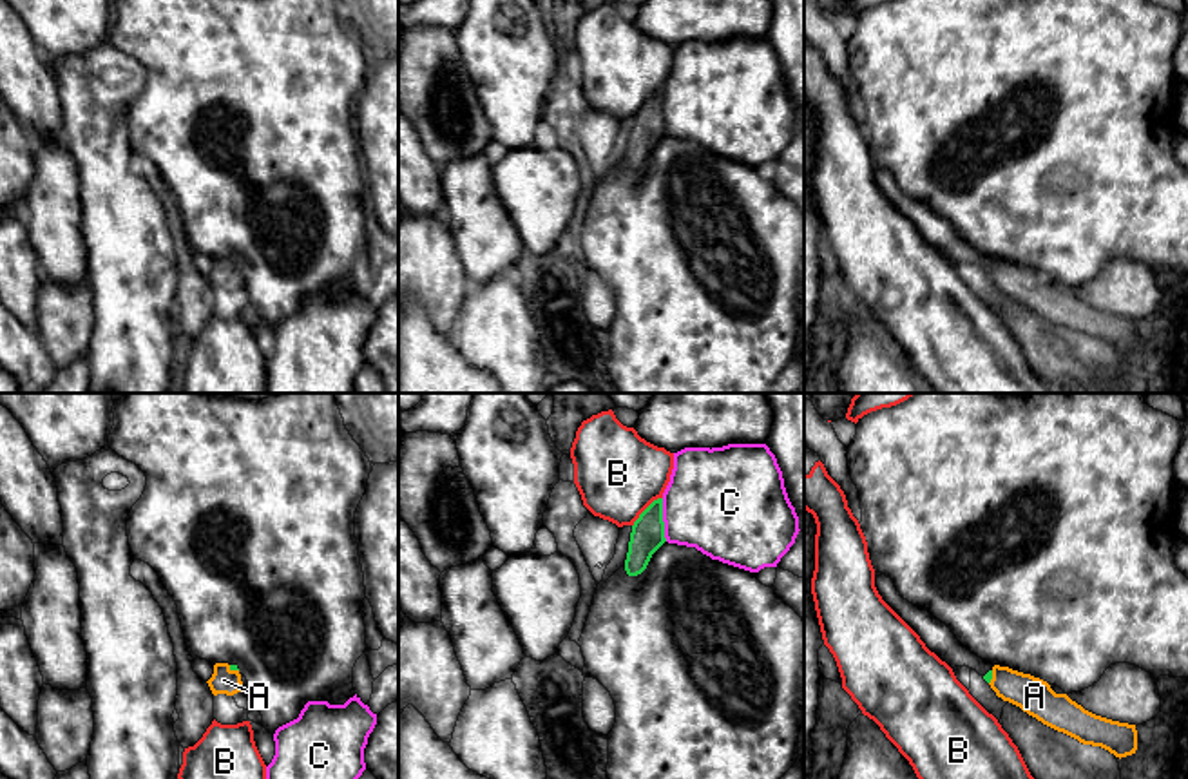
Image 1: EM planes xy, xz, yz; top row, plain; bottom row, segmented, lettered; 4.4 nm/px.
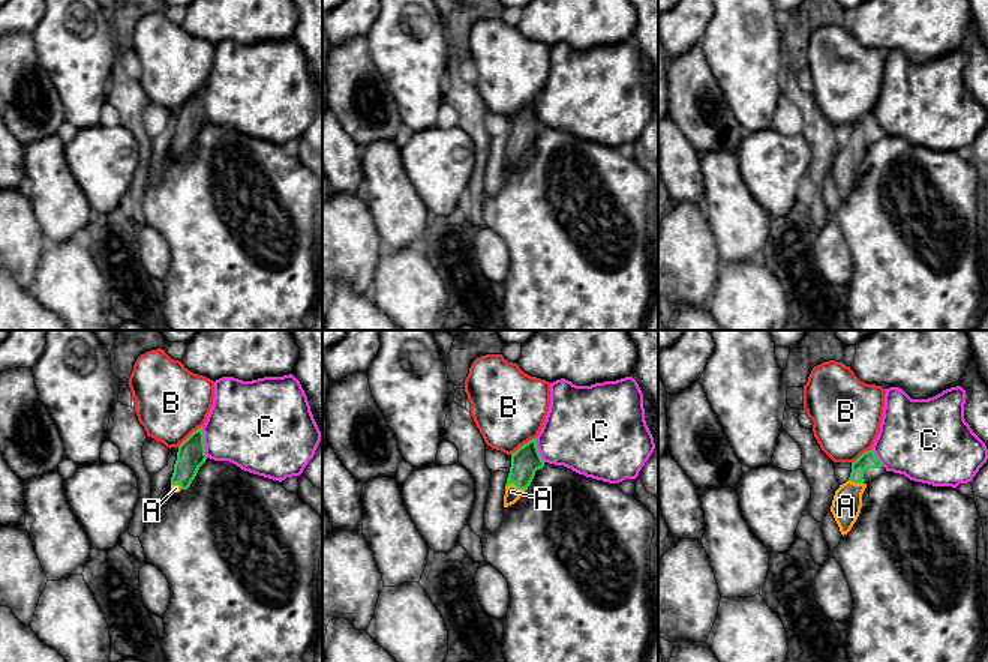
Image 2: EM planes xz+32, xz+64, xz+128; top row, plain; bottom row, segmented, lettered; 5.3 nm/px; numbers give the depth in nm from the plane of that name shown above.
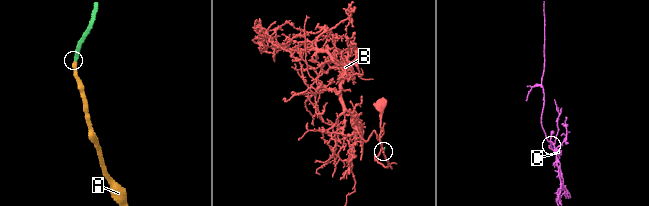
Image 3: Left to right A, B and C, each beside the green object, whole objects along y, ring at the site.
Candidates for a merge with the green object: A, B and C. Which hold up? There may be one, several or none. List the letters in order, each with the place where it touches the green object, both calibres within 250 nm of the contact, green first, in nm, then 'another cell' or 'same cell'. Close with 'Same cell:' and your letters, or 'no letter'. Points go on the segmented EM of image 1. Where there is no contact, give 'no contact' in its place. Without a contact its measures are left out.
A: meets green in xy at (234, 669); 30 nm thick on the green side, 120 nm on the other; same cell
B: meets green in xz at (645, 509); 150 nm thick on the green side, 380 nm on the other; another cell
C: meets green in xz at (661, 520); 150 nm thick on the green side, 440 nm on the other; another cell
Same cell: A

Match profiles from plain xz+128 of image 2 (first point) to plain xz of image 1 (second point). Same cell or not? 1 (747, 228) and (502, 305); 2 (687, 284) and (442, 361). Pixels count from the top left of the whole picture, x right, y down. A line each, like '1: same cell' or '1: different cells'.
1: different cells
2: different cells

